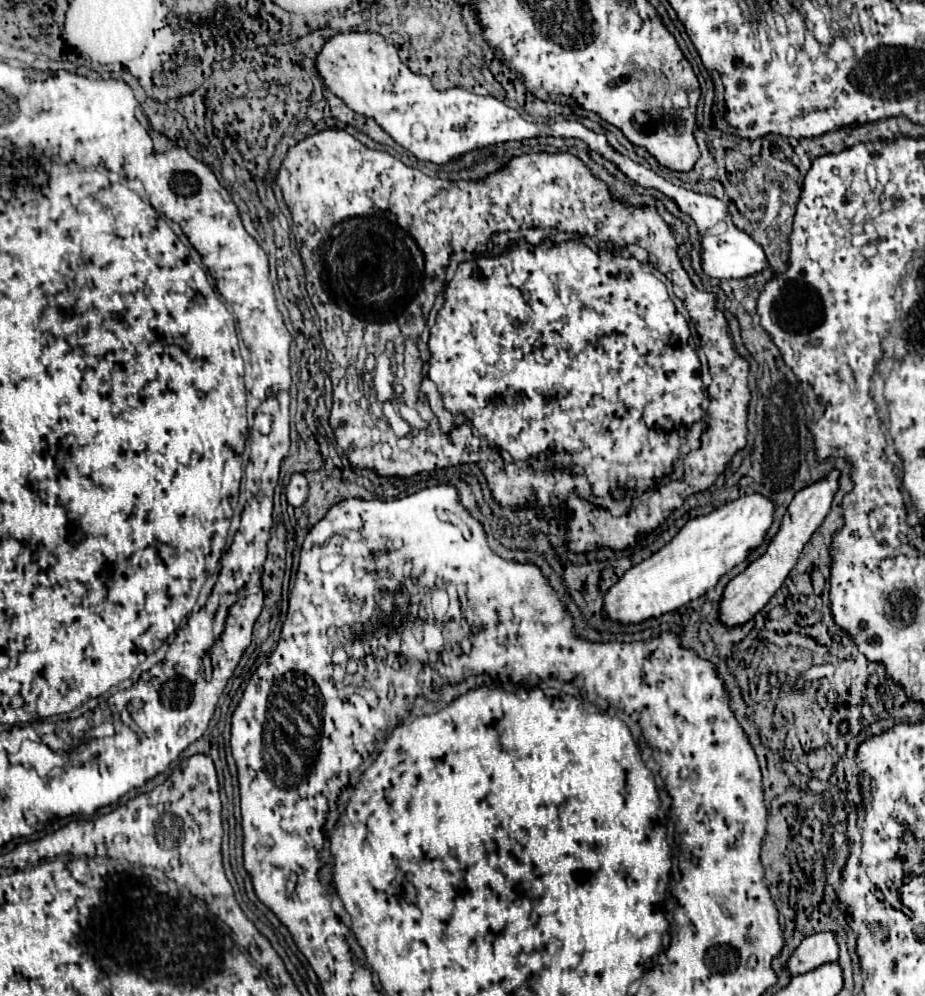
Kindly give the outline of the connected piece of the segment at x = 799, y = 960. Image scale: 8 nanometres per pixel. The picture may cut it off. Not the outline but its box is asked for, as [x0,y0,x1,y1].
[789,932,839,976]

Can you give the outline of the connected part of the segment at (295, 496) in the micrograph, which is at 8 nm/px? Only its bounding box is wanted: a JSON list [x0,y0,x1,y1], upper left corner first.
[287,474,308,504]

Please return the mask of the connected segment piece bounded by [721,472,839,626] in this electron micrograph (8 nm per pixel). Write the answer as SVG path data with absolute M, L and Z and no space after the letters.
M831 472L827 480L815 482L813 486L807 486L801 492L797 492L797 496L793 498L793 502L787 508L787 514L783 516L779 532L769 542L767 552L761 558L753 560L739 576L735 576L727 584L727 588L723 592L723 600L721 600L721 620L725 624L729 624L729 626L745 624L781 588L781 584L785 582L785 578L793 570L803 546L809 542L811 534L821 526L823 518L827 516L827 512L831 508L831 500L833 500L833 496L837 492L837 478L839 478L839 472Z

